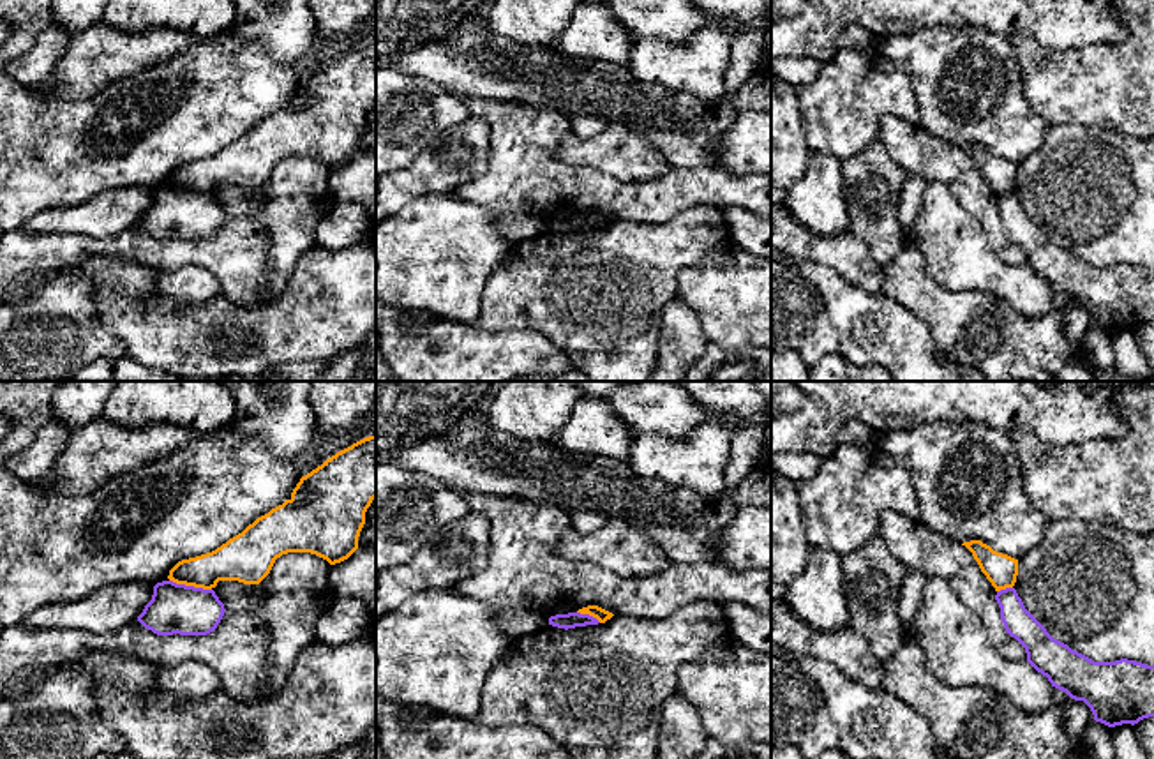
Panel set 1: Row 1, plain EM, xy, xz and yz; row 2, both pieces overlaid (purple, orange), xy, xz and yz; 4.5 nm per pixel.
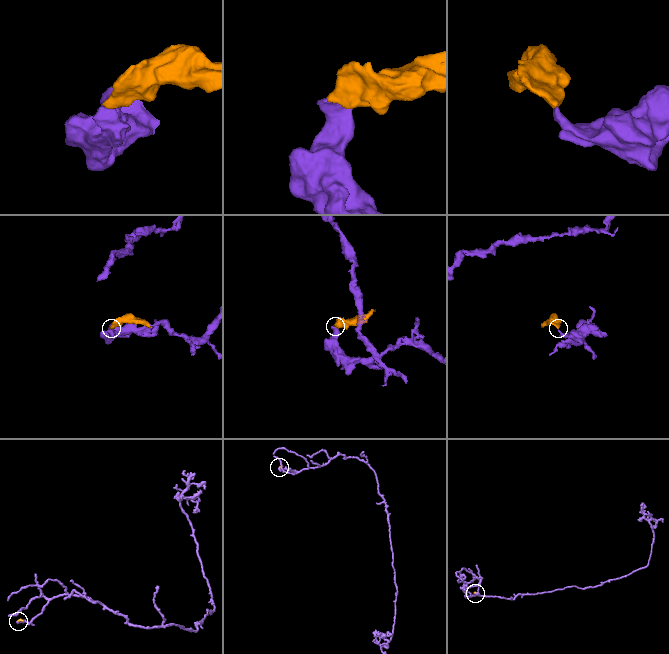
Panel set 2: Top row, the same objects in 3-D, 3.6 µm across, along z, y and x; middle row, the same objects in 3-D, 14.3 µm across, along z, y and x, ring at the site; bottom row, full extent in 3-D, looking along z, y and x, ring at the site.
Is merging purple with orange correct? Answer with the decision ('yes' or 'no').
no

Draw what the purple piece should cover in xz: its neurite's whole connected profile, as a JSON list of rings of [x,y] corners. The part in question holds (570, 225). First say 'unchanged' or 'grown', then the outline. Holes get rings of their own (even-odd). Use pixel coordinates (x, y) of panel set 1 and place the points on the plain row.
unchanged | [[[568,217],[568,219],[556,219],[549,222],[549,229],[558,233],[575,233],[575,231],[586,231],[586,229],[598,229],[600,226],[589,219],[581,217]]]

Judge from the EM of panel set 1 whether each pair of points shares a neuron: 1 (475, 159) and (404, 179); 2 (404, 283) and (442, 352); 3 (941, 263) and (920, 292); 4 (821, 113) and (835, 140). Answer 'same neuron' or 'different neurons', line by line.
1: same neuron
2: different neurons
3: different neurons
4: same neuron

